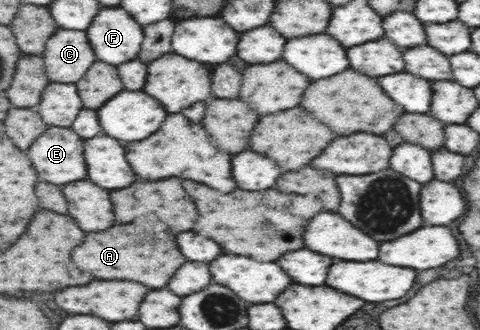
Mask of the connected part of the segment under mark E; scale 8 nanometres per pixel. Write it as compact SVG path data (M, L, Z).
M48 127L26 151L40 181L66 185L86 179L84 140L73 129Z

